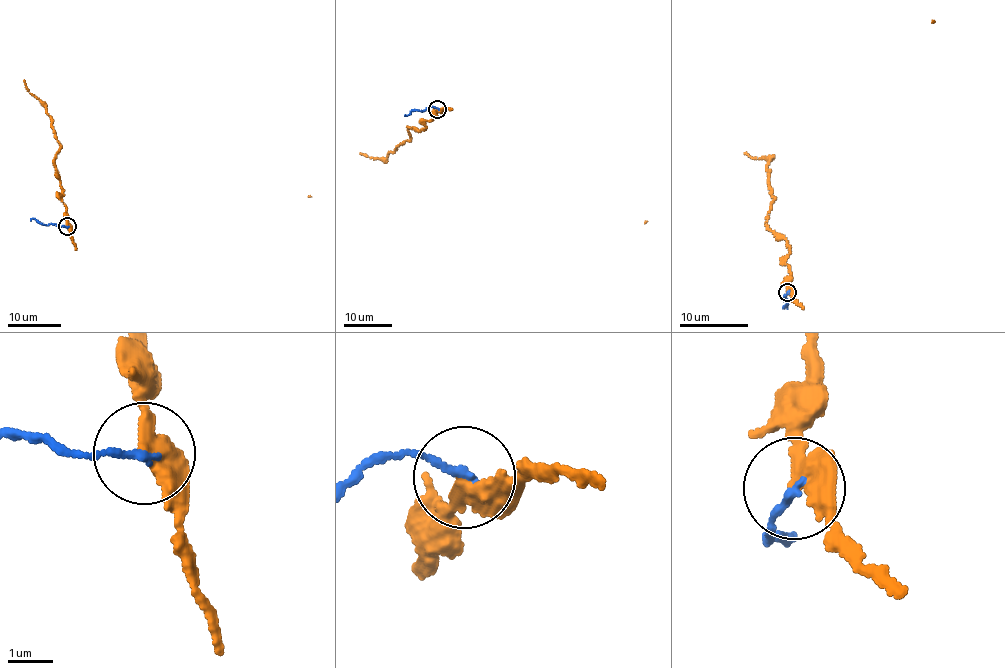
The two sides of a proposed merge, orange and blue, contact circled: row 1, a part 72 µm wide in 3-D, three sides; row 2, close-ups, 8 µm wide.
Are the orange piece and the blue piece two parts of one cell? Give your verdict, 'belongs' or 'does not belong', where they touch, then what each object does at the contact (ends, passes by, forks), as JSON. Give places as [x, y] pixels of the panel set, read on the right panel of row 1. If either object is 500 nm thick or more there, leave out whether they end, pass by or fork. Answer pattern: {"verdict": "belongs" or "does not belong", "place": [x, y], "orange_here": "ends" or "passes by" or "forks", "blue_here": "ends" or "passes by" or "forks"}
{"verdict": "does not belong", "place": [787, 292], "orange_here": "passes by", "blue_here": "ends"}

